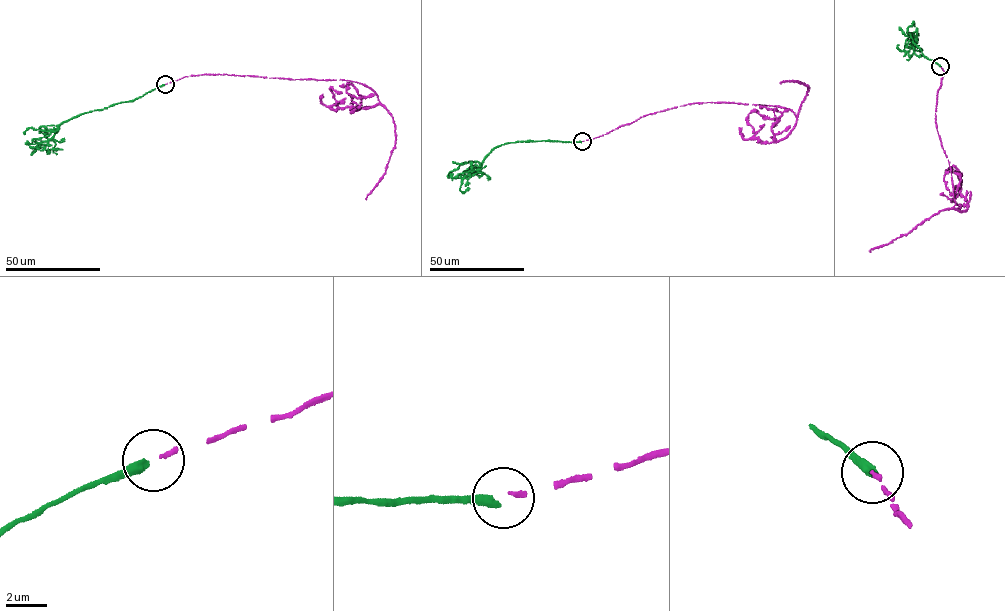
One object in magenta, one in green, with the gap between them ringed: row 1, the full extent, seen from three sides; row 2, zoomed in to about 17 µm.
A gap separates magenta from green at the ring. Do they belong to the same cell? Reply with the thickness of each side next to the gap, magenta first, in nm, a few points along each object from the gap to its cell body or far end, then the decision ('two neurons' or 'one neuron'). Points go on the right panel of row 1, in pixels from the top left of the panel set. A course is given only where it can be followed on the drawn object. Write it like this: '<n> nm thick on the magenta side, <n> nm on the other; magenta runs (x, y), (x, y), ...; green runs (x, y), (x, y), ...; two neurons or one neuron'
220 nm thick on the magenta side, 440 nm on the other; magenta runs (940, 66), (944, 74), (938, 91), (935, 120), (951, 172), (955, 203), (870, 252); green runs (940, 66), (923, 55), (910, 33), (916, 37), (912, 41), (912, 48), (921, 51), (920, 48); one neuron

